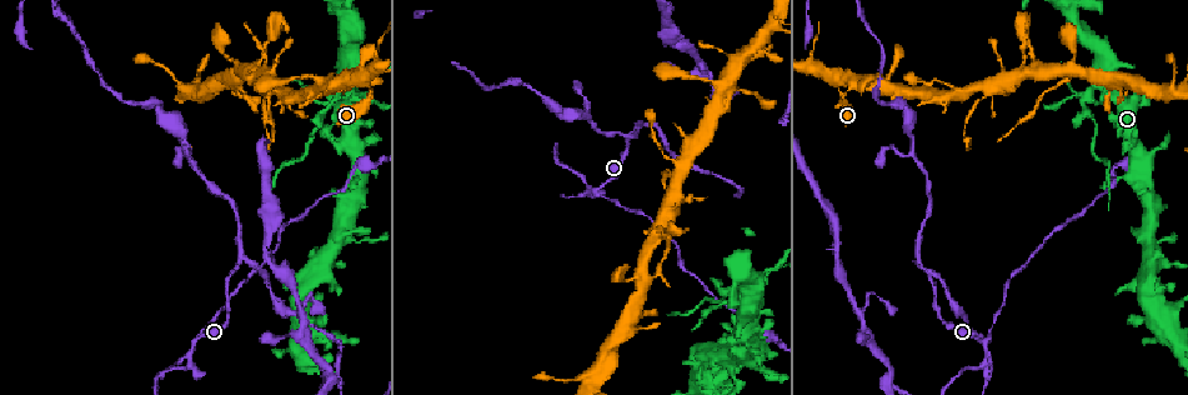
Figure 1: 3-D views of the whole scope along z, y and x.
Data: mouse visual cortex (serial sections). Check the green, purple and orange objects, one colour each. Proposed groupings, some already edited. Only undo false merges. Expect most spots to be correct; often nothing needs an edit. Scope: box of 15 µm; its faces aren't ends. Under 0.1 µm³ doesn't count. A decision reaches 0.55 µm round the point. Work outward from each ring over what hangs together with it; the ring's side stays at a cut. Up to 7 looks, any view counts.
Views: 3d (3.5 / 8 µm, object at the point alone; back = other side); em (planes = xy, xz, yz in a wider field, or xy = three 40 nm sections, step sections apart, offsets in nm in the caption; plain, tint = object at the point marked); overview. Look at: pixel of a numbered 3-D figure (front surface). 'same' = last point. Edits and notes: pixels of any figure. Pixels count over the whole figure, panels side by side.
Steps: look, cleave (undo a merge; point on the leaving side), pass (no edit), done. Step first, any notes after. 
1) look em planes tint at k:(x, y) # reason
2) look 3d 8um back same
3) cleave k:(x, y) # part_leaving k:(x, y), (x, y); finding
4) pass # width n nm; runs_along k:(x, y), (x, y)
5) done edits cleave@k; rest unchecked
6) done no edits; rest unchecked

look 3d 3.5um at 1:(593, 190) # three arms meet

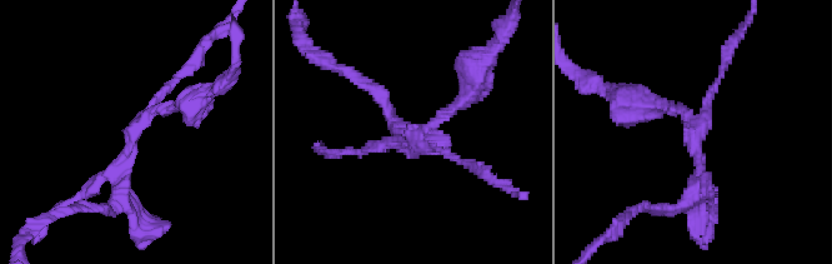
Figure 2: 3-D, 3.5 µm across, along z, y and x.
look em planes tint at 2:(135, 127) # arms 3; arm_widths 100, 200, 200 nm; now the EM

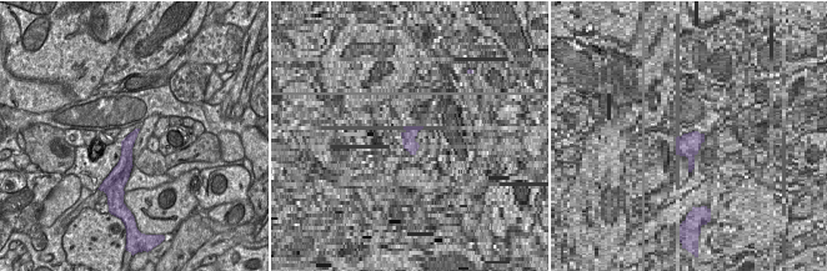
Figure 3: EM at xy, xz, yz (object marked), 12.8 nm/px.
pass # runs_along 3:(133, 135), (126, 145), (121, 179); one cell here

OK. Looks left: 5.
look 3d 3.5um at 1:(238, 257) # three arms meet

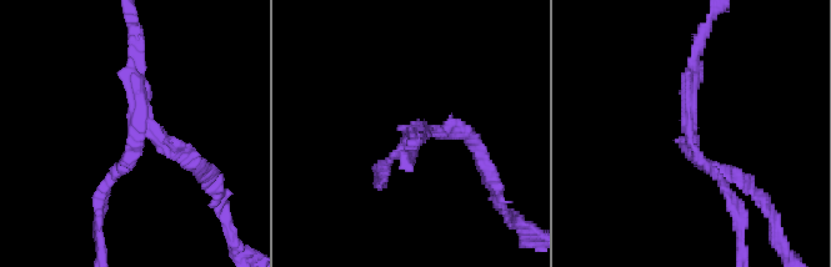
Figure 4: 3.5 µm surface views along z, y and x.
look em xy step 5 tint at 4:(689, 133) # arms 3; arm_widths 150, 150, 200 nm

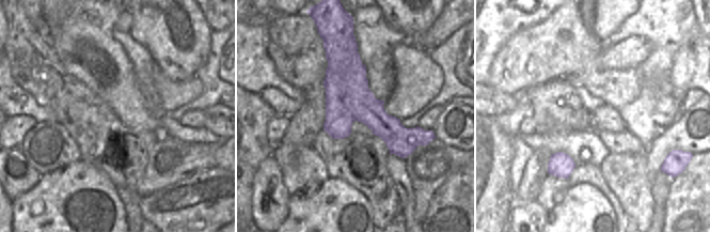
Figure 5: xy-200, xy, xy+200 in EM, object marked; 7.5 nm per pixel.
pass # one cell here

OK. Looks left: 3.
look 3d 3.5um at 1:(334, 97) # two arms at a narrow angle

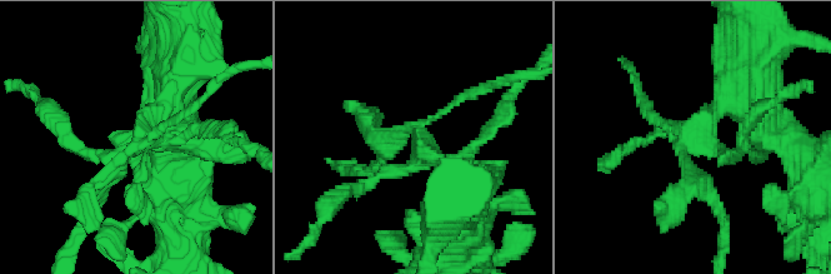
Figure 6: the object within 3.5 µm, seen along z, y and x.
look em xy step 1 tint at 6:(420, 125)

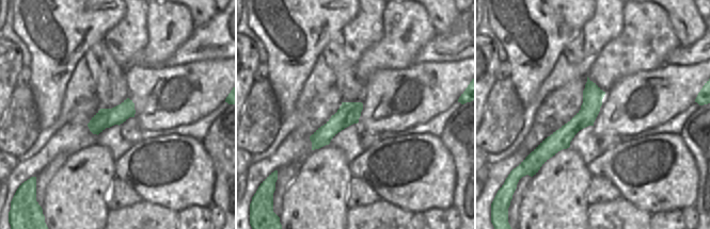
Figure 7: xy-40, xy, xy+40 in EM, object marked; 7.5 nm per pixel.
pass # runs_along 6:(452, 178), (415, 133), (480, 91); one cell here

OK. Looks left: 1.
done no edits; rest unchecked

